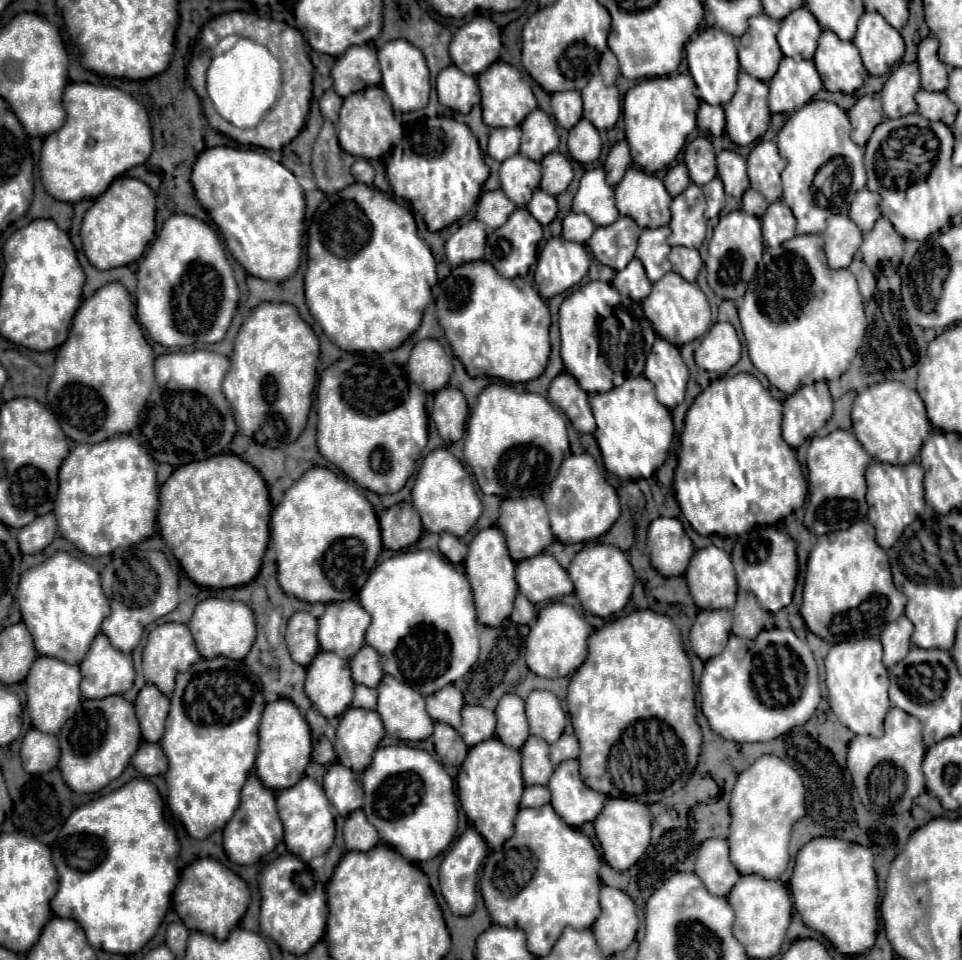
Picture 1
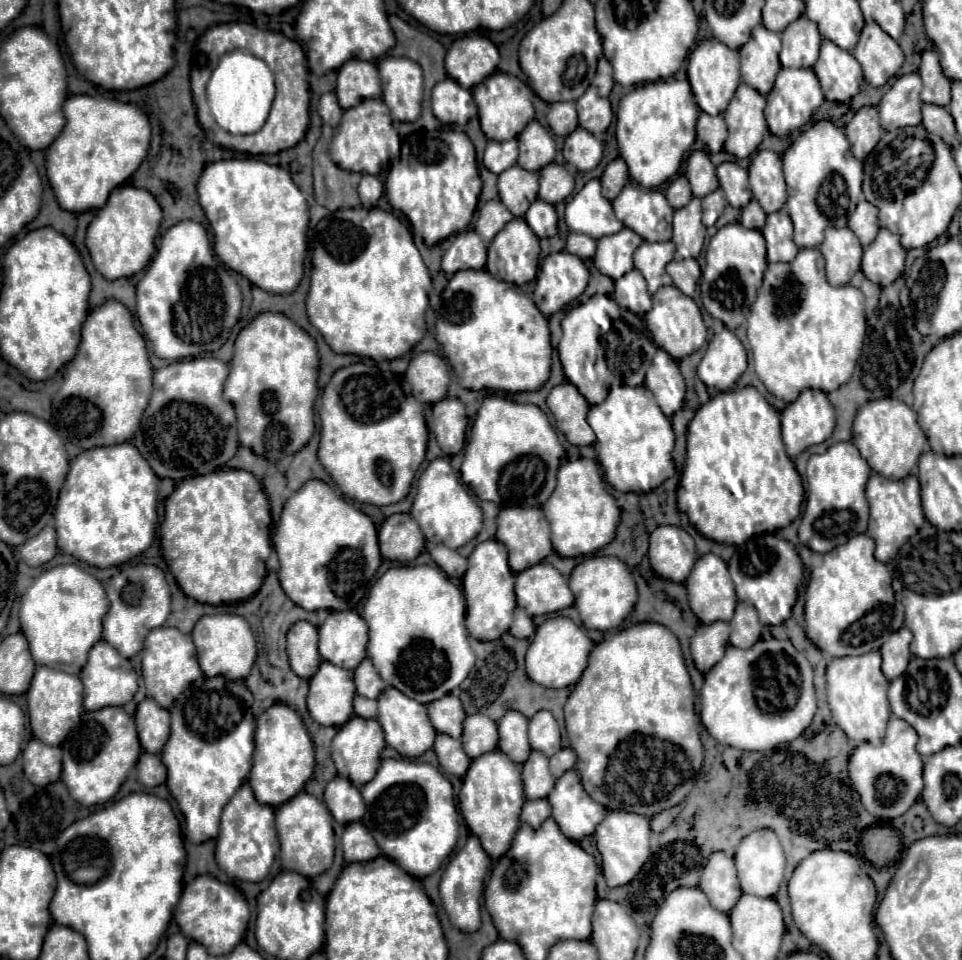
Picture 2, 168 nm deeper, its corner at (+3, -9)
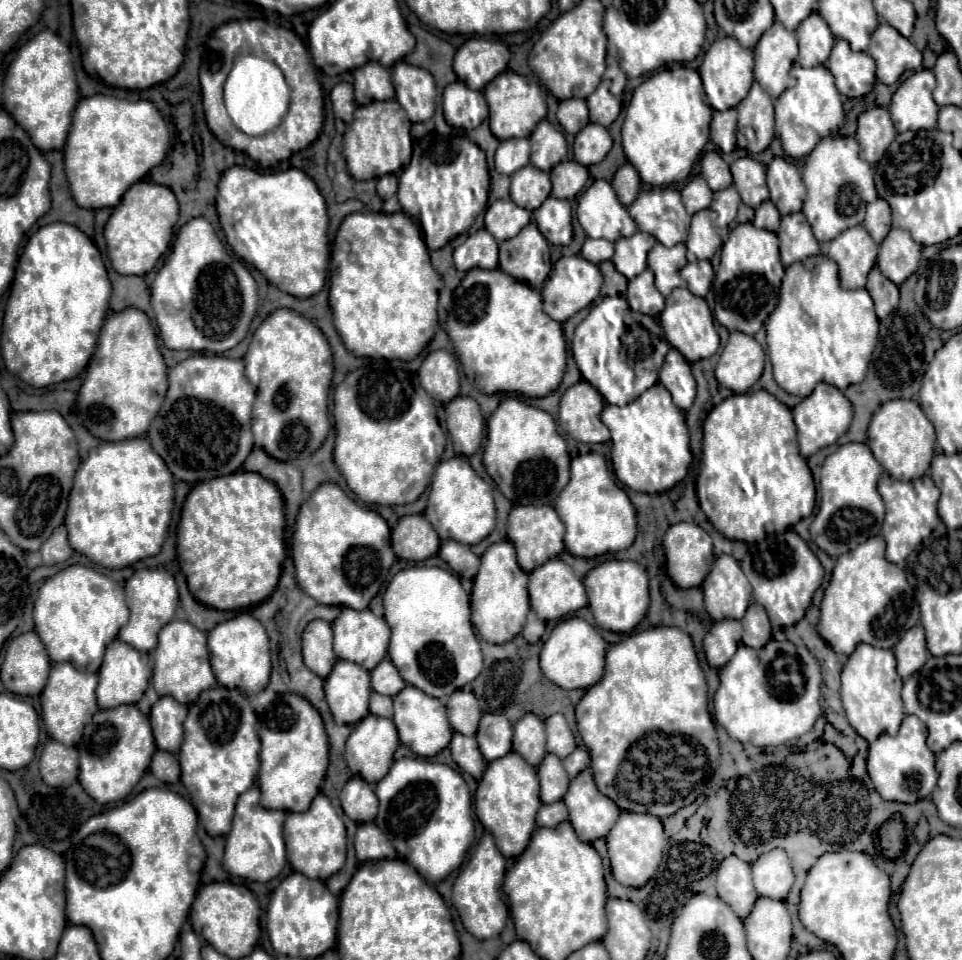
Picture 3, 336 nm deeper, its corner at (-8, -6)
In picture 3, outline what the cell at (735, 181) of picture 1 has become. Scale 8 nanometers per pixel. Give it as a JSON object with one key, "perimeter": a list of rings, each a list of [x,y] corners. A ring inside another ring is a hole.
{"perimeter":[[[742,157],[730,165],[730,171],[734,177],[734,187],[748,207],[758,207],[762,201],[768,199],[766,167],[762,163],[750,157]]]}

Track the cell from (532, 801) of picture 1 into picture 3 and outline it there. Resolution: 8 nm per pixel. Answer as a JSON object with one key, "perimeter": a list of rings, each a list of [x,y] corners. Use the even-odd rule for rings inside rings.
{"perimeter":[[[562,801],[542,805],[538,815],[536,815],[536,825],[538,827],[556,827],[560,821],[568,819],[568,809],[564,807]]]}

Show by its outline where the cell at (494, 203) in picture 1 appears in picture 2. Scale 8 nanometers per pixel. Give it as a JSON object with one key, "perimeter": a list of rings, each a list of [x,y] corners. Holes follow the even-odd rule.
{"perimeter":[[[489,200],[483,206],[479,206],[479,210],[477,210],[475,232],[485,242],[491,242],[509,220],[513,220],[513,214],[509,214],[509,210],[505,210],[505,206],[501,206],[501,200]]]}

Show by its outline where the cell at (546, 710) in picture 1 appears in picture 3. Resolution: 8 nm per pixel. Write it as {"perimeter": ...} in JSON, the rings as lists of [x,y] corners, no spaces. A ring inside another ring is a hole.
{"perimeter":[[[556,713],[546,719],[546,751],[558,755],[560,759],[568,757],[576,749],[574,735],[562,713]]]}

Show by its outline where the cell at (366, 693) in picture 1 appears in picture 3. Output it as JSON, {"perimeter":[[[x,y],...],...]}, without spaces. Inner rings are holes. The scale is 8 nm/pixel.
{"perimeter":[[[372,693],[370,695],[370,713],[380,717],[392,717],[392,697]]]}

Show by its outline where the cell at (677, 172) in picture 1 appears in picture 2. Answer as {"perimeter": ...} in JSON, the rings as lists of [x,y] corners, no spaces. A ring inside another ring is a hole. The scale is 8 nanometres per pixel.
{"perimeter":[[[677,176],[677,178],[669,184],[665,196],[667,196],[667,202],[669,202],[675,210],[687,206],[689,200],[693,198],[693,192],[691,192],[691,186],[689,186],[689,180],[687,180],[685,176]]]}

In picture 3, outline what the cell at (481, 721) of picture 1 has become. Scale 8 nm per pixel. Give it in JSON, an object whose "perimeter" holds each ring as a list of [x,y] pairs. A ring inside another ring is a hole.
{"perimeter":[[[484,713],[476,733],[480,753],[486,761],[504,757],[512,749],[512,725],[504,715]]]}

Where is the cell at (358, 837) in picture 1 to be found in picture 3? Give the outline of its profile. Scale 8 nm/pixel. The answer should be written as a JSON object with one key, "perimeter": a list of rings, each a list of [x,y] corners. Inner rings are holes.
{"perimeter":[[[362,823],[354,837],[354,849],[358,861],[394,859],[396,849],[388,843],[386,835],[374,823]]]}

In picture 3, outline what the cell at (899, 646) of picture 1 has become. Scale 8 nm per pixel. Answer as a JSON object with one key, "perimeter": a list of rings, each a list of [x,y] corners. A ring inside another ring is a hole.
{"perimeter":[[[916,625],[904,633],[900,643],[892,649],[894,657],[898,661],[898,675],[902,679],[908,679],[912,673],[916,673],[928,659],[928,649],[924,643],[924,629],[922,625]]]}

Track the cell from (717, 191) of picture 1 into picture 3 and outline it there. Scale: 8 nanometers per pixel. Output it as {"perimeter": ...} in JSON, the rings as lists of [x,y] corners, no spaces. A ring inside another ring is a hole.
{"perimeter":[[[728,187],[724,191],[716,191],[710,209],[716,213],[716,227],[728,227],[736,219],[736,209],[740,205],[740,195],[734,187]]]}

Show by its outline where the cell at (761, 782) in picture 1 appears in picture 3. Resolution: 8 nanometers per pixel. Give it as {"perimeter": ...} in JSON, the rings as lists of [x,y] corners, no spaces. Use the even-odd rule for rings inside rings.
{"perimeter":[[[780,847],[760,855],[756,863],[752,863],[752,875],[754,875],[754,887],[758,895],[770,899],[784,901],[794,883],[790,859],[786,851]]]}

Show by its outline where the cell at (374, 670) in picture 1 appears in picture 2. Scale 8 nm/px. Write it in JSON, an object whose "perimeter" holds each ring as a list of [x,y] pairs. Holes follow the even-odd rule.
{"perimeter":[[[365,658],[361,662],[361,666],[357,666],[357,670],[355,670],[355,686],[357,686],[357,694],[361,694],[365,698],[377,698],[387,688],[387,684],[377,674],[377,670],[369,658]]]}

